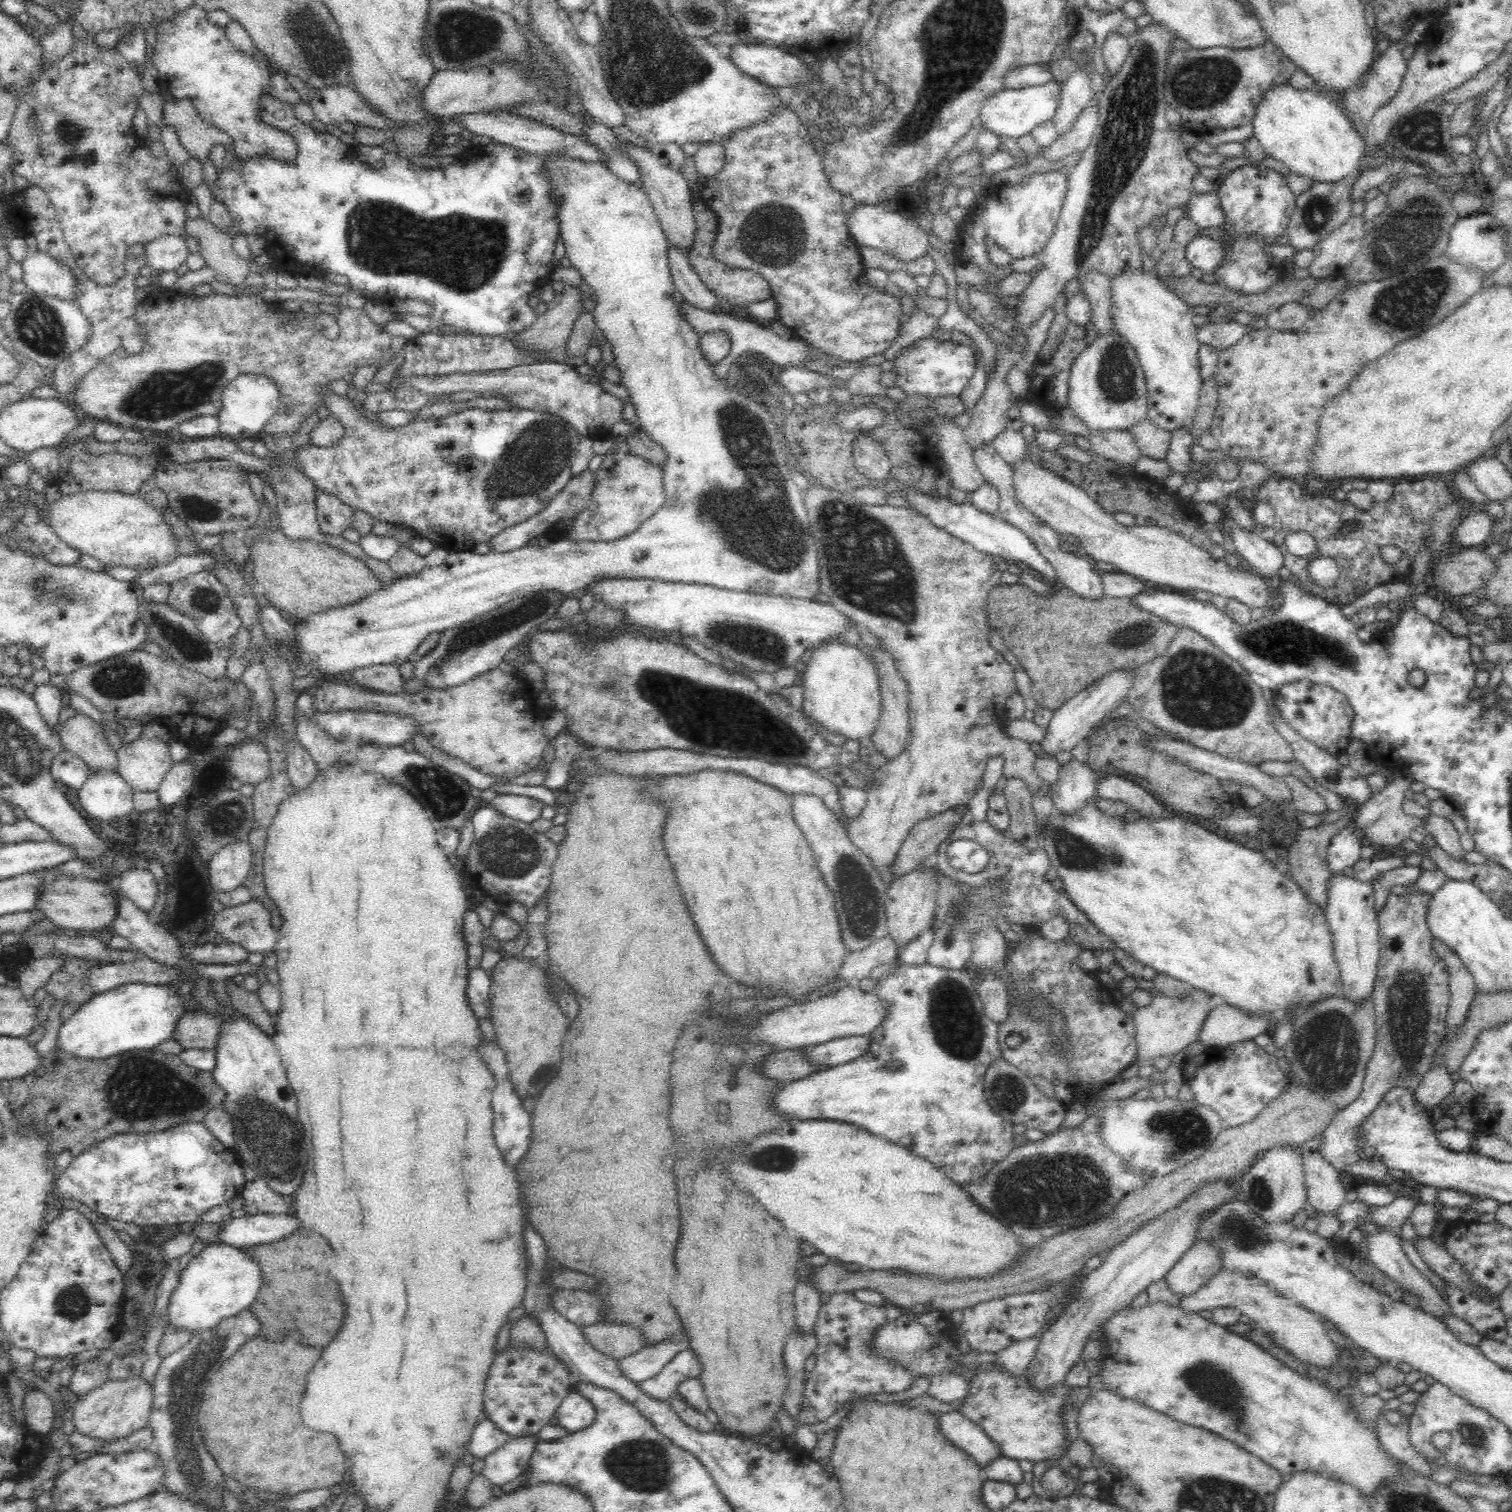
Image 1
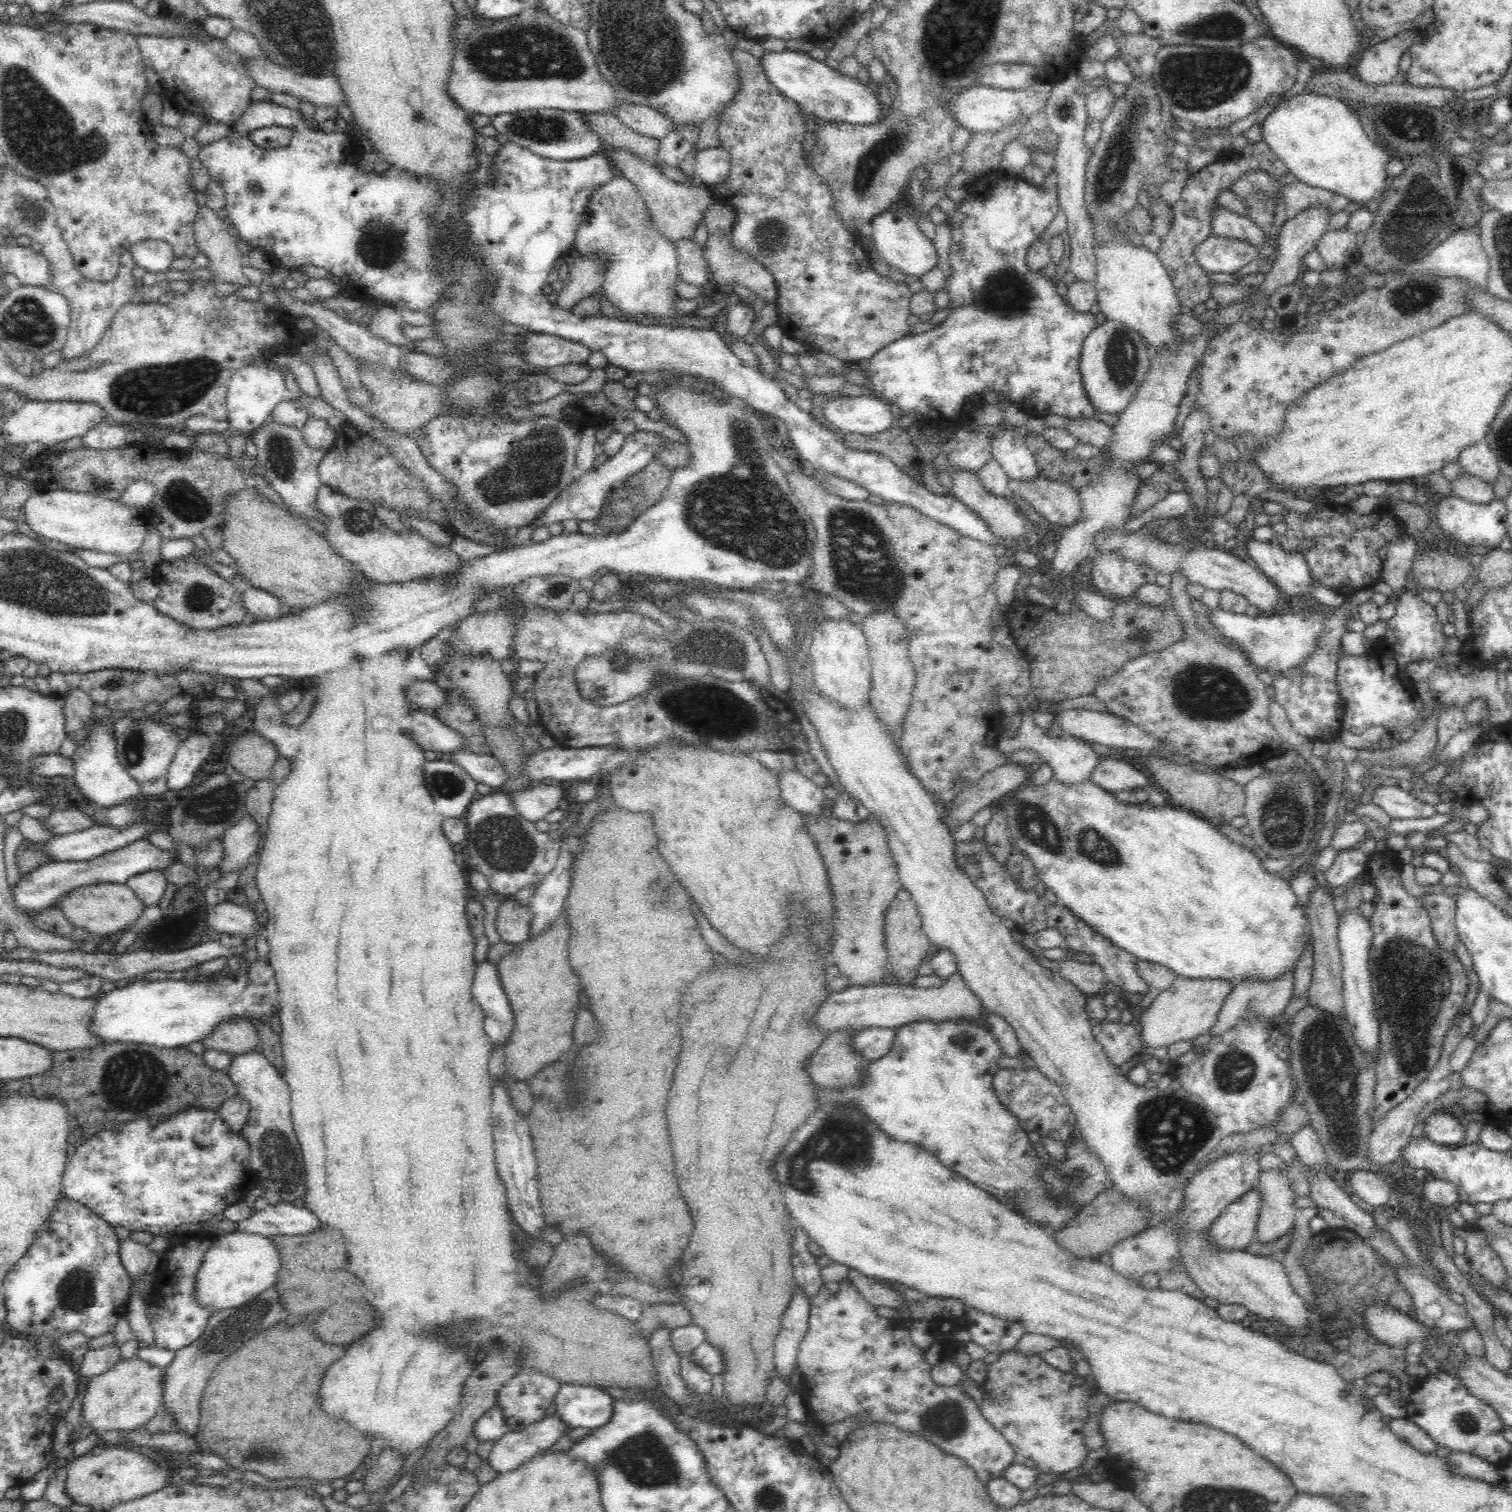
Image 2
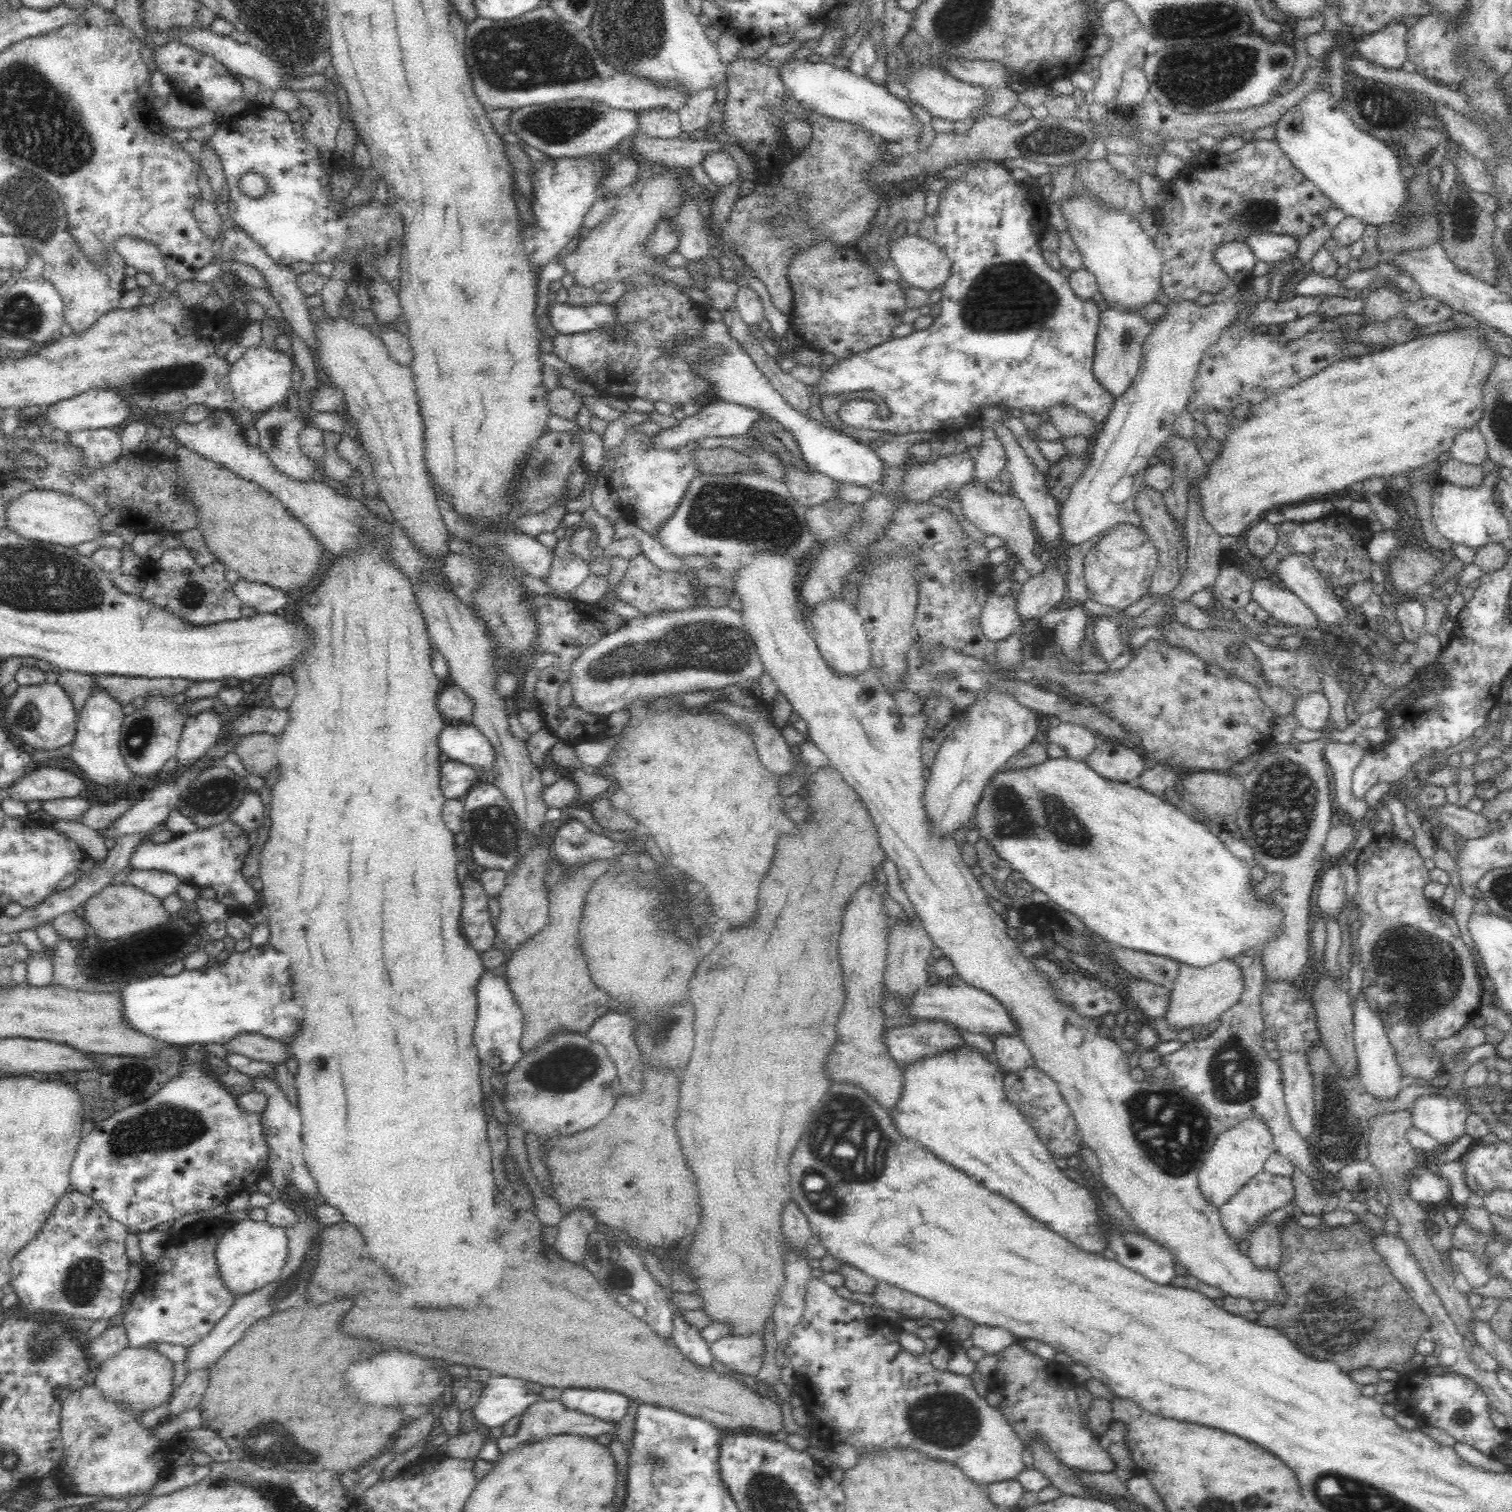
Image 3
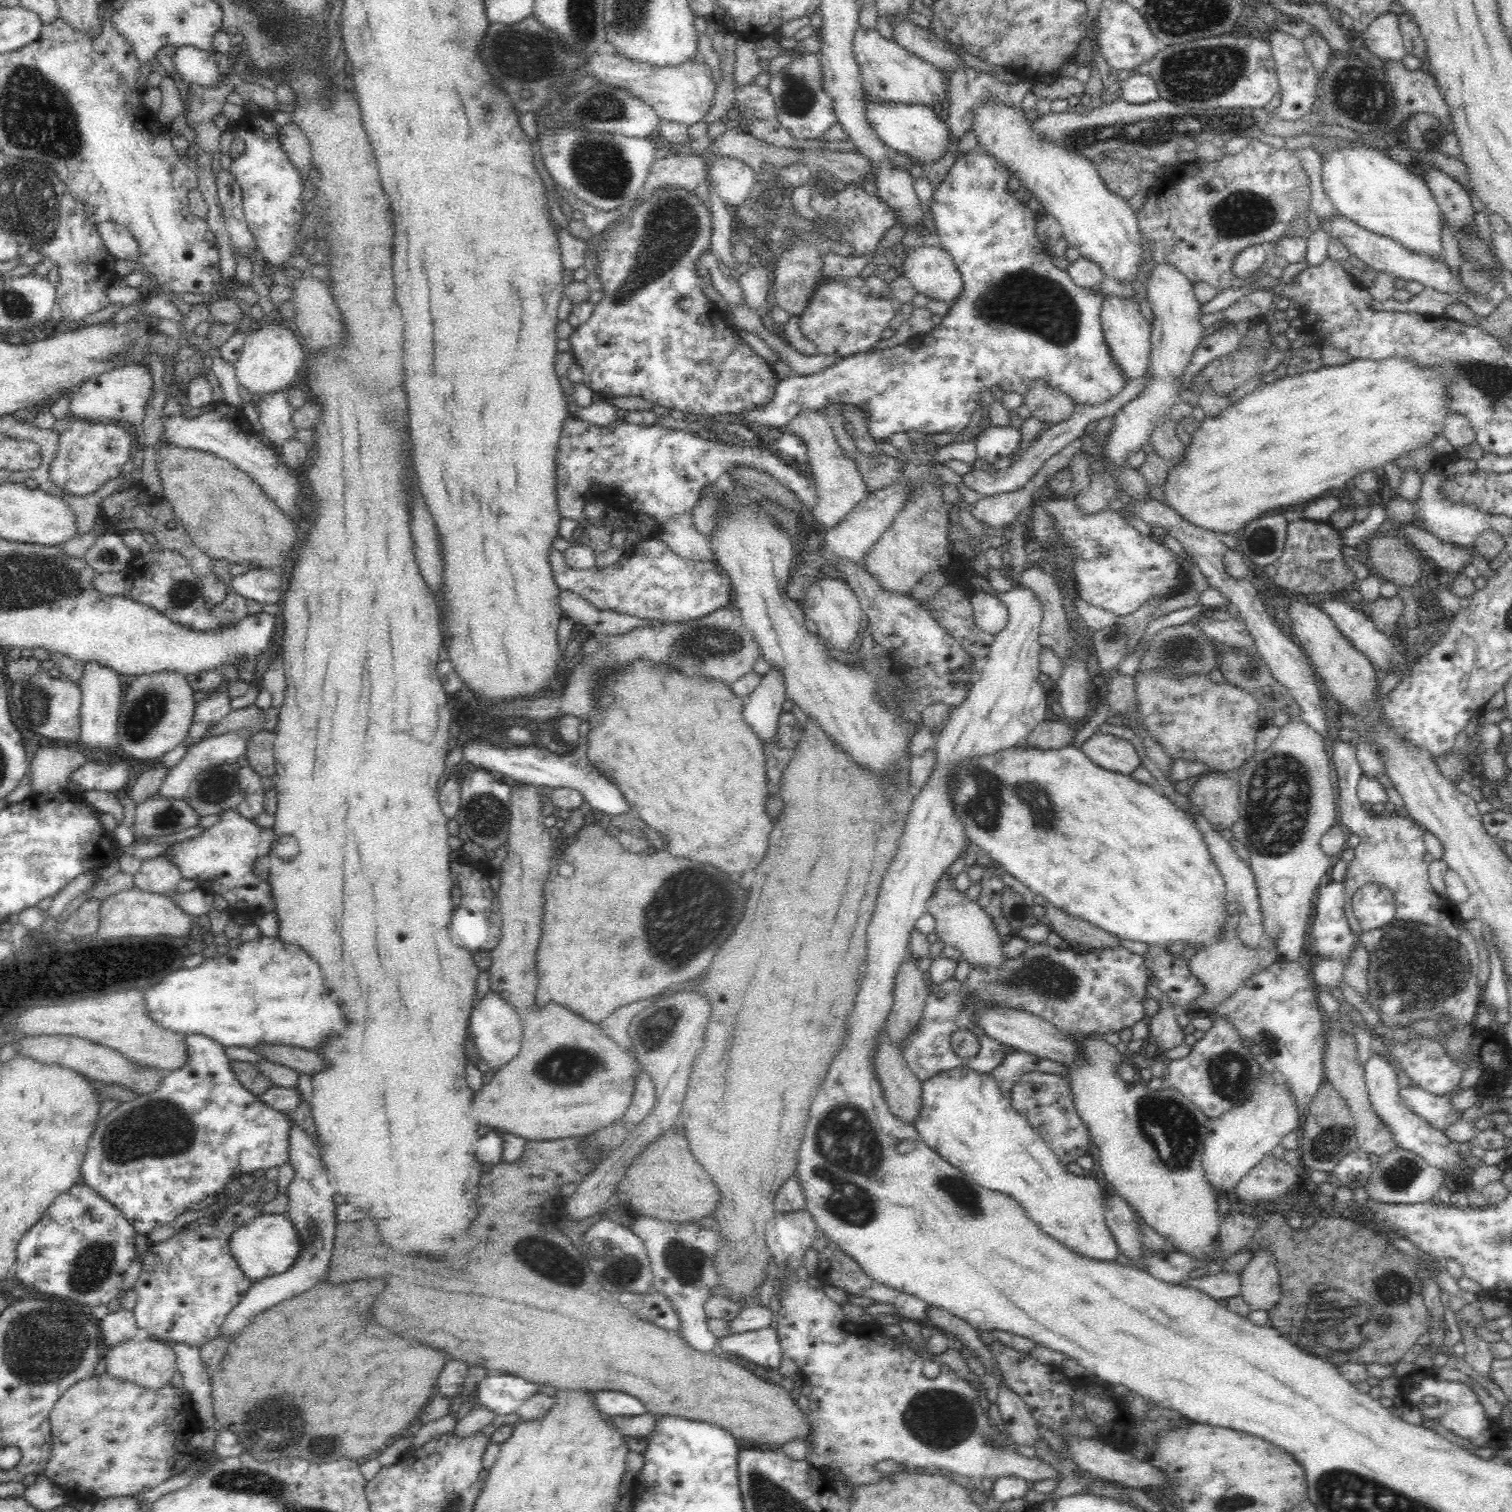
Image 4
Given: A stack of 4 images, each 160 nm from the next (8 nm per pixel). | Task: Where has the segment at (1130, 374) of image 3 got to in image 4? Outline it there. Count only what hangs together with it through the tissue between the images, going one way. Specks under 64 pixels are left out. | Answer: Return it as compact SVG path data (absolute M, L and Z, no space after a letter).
M1116 296L1104 298L1099 316L1104 342L1109 346L1110 355L1126 375L1126 380L1140 378L1146 374L1150 359L1150 323L1140 313L1137 300L1126 300Z

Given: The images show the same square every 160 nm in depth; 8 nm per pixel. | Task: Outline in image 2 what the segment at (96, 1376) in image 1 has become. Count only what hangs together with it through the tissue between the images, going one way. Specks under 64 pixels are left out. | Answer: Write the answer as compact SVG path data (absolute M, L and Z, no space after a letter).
M115 1345L87 1350L82 1362L76 1367L81 1384L84 1385L92 1377L110 1370L115 1364L118 1364L118 1361L120 1361L120 1349Z

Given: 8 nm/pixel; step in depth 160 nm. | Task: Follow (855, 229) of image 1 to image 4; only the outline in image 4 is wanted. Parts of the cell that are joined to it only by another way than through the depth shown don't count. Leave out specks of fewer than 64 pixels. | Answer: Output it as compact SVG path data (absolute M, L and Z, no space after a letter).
M922 246L902 254L905 255L902 259L902 277L906 278L918 293L926 295L928 299L949 304L962 295L960 271L943 249Z

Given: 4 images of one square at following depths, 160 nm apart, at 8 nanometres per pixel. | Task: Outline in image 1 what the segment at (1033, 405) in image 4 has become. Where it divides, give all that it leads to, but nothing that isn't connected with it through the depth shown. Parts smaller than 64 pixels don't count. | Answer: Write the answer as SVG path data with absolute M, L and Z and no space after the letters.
M1128 430L1090 431L1087 438L1091 442L1094 455L1103 456L1122 466L1134 466L1143 455Z

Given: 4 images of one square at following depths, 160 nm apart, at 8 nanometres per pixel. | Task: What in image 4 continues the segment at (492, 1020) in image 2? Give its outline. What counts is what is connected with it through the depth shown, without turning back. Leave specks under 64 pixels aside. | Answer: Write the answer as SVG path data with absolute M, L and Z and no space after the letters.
M488 990L483 998L477 1001L471 1012L468 1030L476 1044L479 1058L488 1062L492 1069L508 1064L508 1061L520 1052L523 1028L519 1014L511 1002L504 1000L493 990Z

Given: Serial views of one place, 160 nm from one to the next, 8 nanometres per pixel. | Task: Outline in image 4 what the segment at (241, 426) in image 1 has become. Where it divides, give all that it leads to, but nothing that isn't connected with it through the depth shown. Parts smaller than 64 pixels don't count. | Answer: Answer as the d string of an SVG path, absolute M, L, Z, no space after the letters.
M274 322L262 324L260 328L254 329L250 336L246 336L242 353L233 368L238 384L246 388L256 400L265 394L287 391L294 382L298 369L305 366L307 358L294 331L284 324Z

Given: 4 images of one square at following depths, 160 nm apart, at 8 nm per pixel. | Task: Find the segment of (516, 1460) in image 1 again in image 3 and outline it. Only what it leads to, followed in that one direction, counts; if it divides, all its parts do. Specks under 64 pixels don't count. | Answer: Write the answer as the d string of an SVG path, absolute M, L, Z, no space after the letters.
M538 1400L533 1402L522 1414L518 1430L511 1436L502 1436L497 1440L499 1457L506 1456L508 1452L516 1450L516 1447L529 1445L536 1441L550 1438L554 1435L580 1435L585 1437L598 1436L598 1434L608 1434L616 1432L616 1423L602 1421L594 1416L588 1416L575 1410L568 1410L560 1400Z

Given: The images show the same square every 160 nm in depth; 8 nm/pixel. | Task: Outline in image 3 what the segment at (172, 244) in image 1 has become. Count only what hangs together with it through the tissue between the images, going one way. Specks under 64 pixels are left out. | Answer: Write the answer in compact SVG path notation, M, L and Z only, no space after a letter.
M128 235L116 240L114 250L122 256L126 265L136 268L138 273L145 272L150 275L154 279L154 284L165 284L169 273L166 270L166 260L160 253L158 245Z

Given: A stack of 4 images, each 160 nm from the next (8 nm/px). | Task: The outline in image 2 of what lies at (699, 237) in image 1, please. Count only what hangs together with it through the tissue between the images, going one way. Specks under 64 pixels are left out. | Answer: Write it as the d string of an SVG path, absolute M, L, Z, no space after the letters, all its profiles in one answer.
M708 204L704 212L703 222L708 228L708 240L703 248L703 258L707 265L708 274L712 284L720 292L731 291L736 284L744 286L755 296L766 303L773 303L777 298L777 287L768 269L760 262L755 262L752 256L742 252L735 252L731 248L731 231L736 221L735 210L726 204Z

